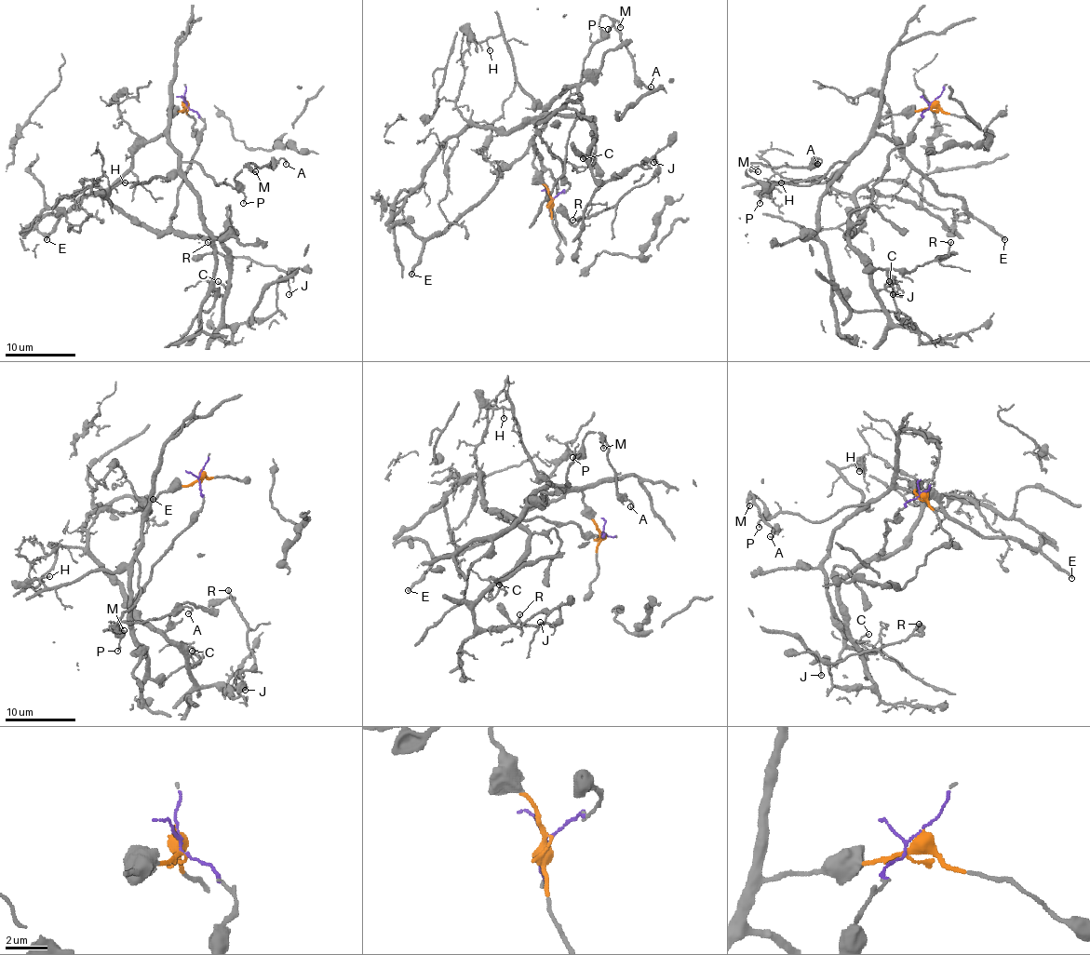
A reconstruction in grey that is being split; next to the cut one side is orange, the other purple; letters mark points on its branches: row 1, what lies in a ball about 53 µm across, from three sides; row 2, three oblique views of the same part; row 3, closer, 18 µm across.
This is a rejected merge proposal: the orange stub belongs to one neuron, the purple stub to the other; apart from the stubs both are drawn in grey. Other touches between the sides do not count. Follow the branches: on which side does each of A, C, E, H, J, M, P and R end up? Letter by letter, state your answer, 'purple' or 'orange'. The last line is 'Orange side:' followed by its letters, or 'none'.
A: orange
C: purple
E: orange
H: orange
J: purple
M: orange
P: orange
R: purple
Orange side: A, E, H, M, P

